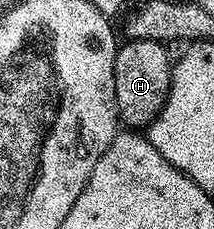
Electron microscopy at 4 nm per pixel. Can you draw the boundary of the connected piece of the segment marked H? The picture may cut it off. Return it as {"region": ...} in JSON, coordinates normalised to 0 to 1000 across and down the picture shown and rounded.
{"region":[[[645,170],[584,175],[542,223],[533,284],[547,515],[603,568],[673,572],[757,485],[804,376],[808,266],[785,253],[771,183]]]}

